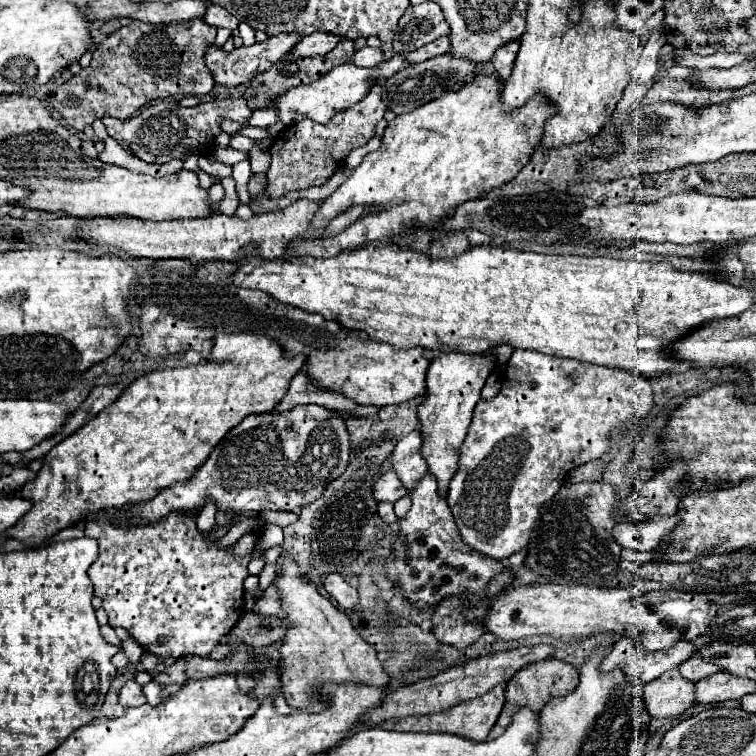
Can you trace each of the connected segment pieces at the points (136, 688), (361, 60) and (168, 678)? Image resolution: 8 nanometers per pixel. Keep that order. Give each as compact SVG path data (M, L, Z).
M128 680L120 690L120 704L128 708L128 706L140 706L144 702L146 702L146 696L142 692L142 686L136 680Z
M366 46L366 48L362 48L362 50L356 52L354 64L356 64L356 66L376 66L378 62L382 62L382 58L384 58L384 54L382 54L380 48L370 48L370 46Z
M176 660L176 662L170 664L170 666L166 666L164 672L156 674L152 680L162 685L186 684L186 682L188 682L188 678L186 678L186 674L184 674L184 664L182 664L180 660Z

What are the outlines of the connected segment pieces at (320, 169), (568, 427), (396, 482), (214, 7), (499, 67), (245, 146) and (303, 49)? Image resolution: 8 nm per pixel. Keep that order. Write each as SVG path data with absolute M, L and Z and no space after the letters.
M378 84L374 86L374 90L370 90L370 94L362 102L358 102L358 106L338 112L328 124L318 124L304 118L296 122L294 126L288 126L284 132L278 134L278 138L274 140L270 148L272 164L270 164L270 170L266 172L268 196L272 200L278 200L294 190L322 186L342 166L342 160L348 156L352 148L366 144L374 136L374 128L384 118L386 110L388 110L388 104L384 102L382 86Z
M514 350L506 376L500 394L492 400L480 400L474 408L466 440L458 448L458 470L446 494L462 542L496 560L504 560L528 544L540 508L558 494L570 470L602 458L612 448L610 434L616 428L646 418L654 408L650 380L630 370L548 356L536 350Z
M394 470L384 472L378 478L378 482L374 484L374 498L376 498L376 502L382 502L382 500L396 502L398 498L402 498L406 494L408 494L408 490L402 486L402 480L398 478L398 474Z
M210 4L204 18L202 18L206 24L210 26L216 26L216 28L230 28L230 30L236 30L240 26L238 18L232 16L226 8L218 6L218 4Z
M510 42L510 46L502 46L502 50L494 52L492 66L494 66L496 74L502 80L508 80L510 78L512 66L514 66L514 60L516 60L516 54L518 54L518 48L520 48L520 42Z
M234 136L234 138L230 140L230 148L234 148L234 150L244 150L244 152L250 152L254 144L256 144L256 140L246 138L246 136Z
M312 34L312 36L302 36L300 42L290 50L292 54L298 56L324 56L330 52L340 38L334 38L334 34Z

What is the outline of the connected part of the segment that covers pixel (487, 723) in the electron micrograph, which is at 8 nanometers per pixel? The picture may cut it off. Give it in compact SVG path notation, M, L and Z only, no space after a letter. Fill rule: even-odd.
M494 686L482 696L476 696L472 700L460 702L456 706L450 706L446 710L434 712L434 714L422 714L422 716L406 716L406 718L392 718L382 722L380 726L384 730L400 730L400 732L450 732L458 736L466 736L472 740L486 740L492 726L496 724L500 712L504 706L504 686Z

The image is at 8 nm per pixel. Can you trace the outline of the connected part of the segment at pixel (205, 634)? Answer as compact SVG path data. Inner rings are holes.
M178 512L178 514L170 514L170 518L166 518L166 522L158 522L158 526L138 526L138 530L122 530L120 526L110 526L110 522L98 522L98 518L90 520L84 524L84 534L86 536L92 536L98 540L100 544L100 556L98 560L90 566L88 570L88 576L94 584L94 594L102 598L102 608L106 610L108 618L110 618L110 626L122 626L130 632L130 636L148 652L152 654L158 654L158 656L172 656L172 658L178 658L182 654L196 654L196 656L208 656L214 646L218 646L218 640L220 636L228 634L232 630L232 626L238 622L238 618L244 614L244 580L248 578L248 562L252 556L246 556L242 560L236 560L232 558L230 554L222 554L226 550L214 546L214 542L208 540L206 534L200 534L196 530L196 514L192 512ZM158 636L164 636L166 642L164 644L158 644Z

